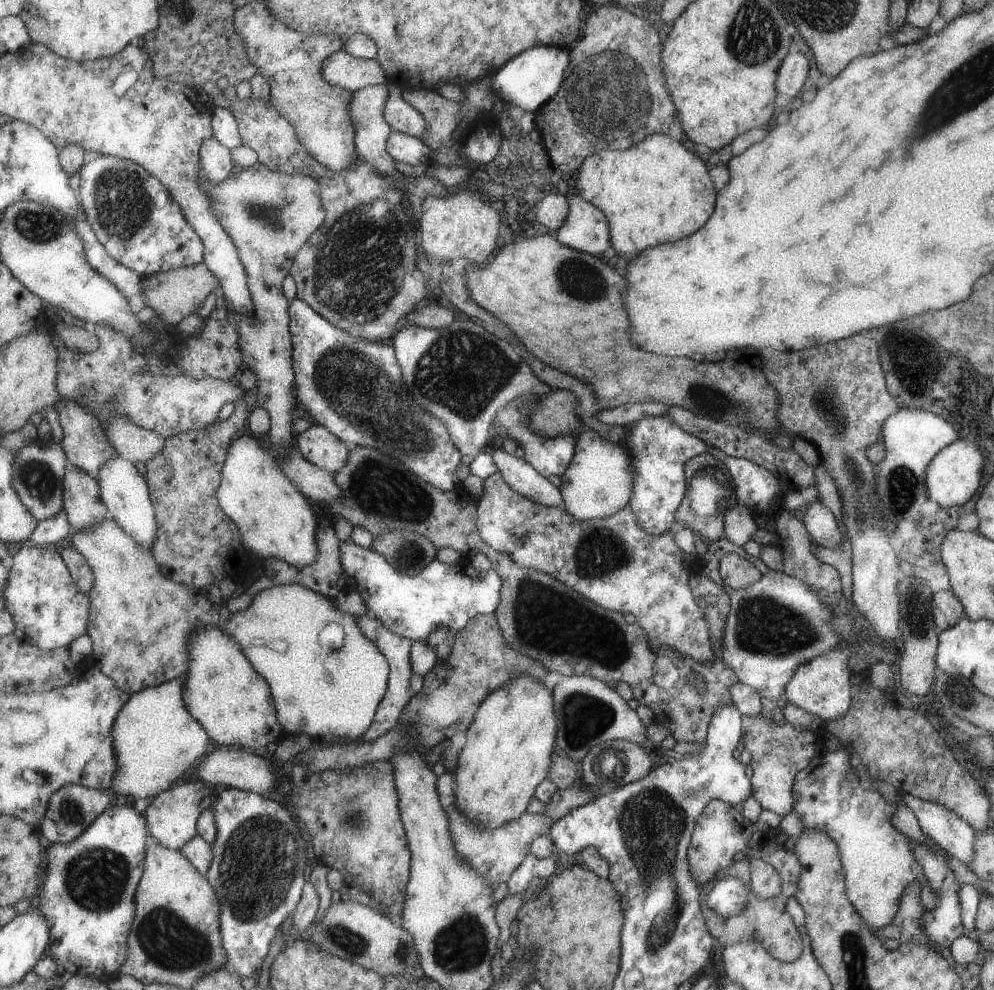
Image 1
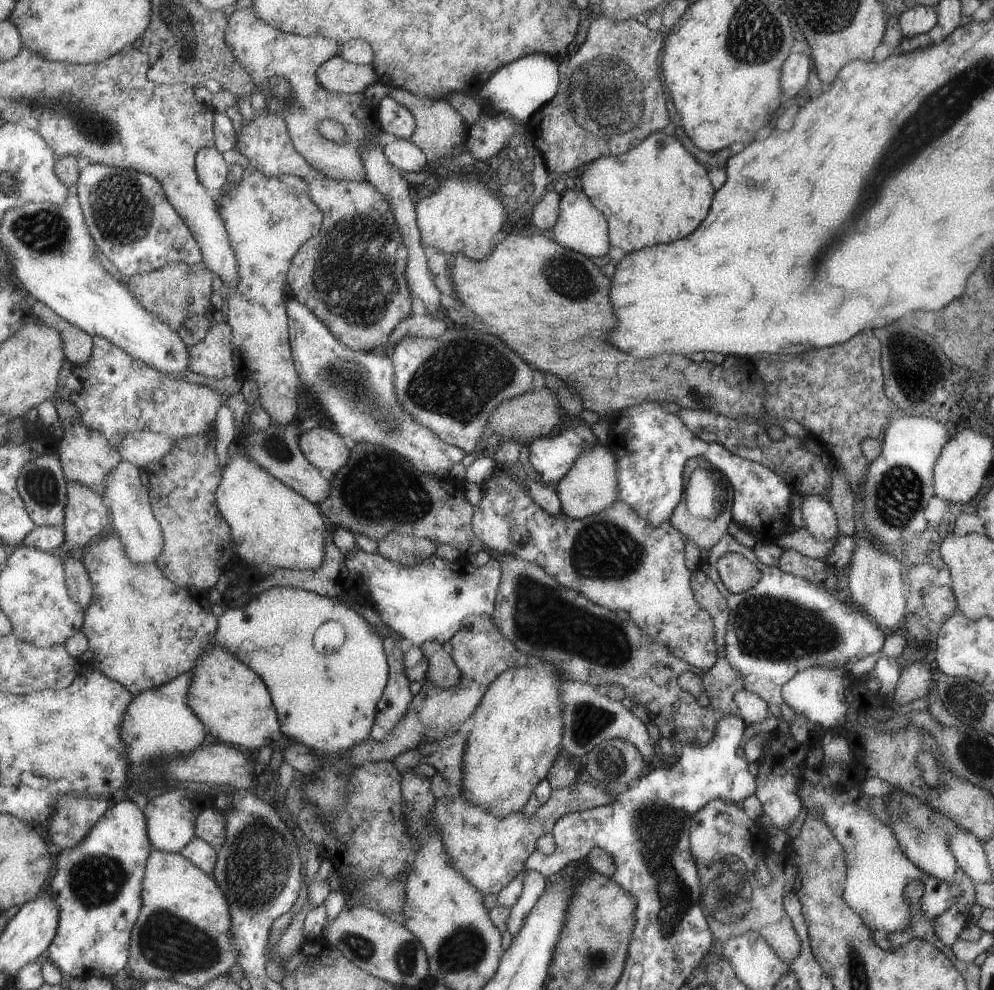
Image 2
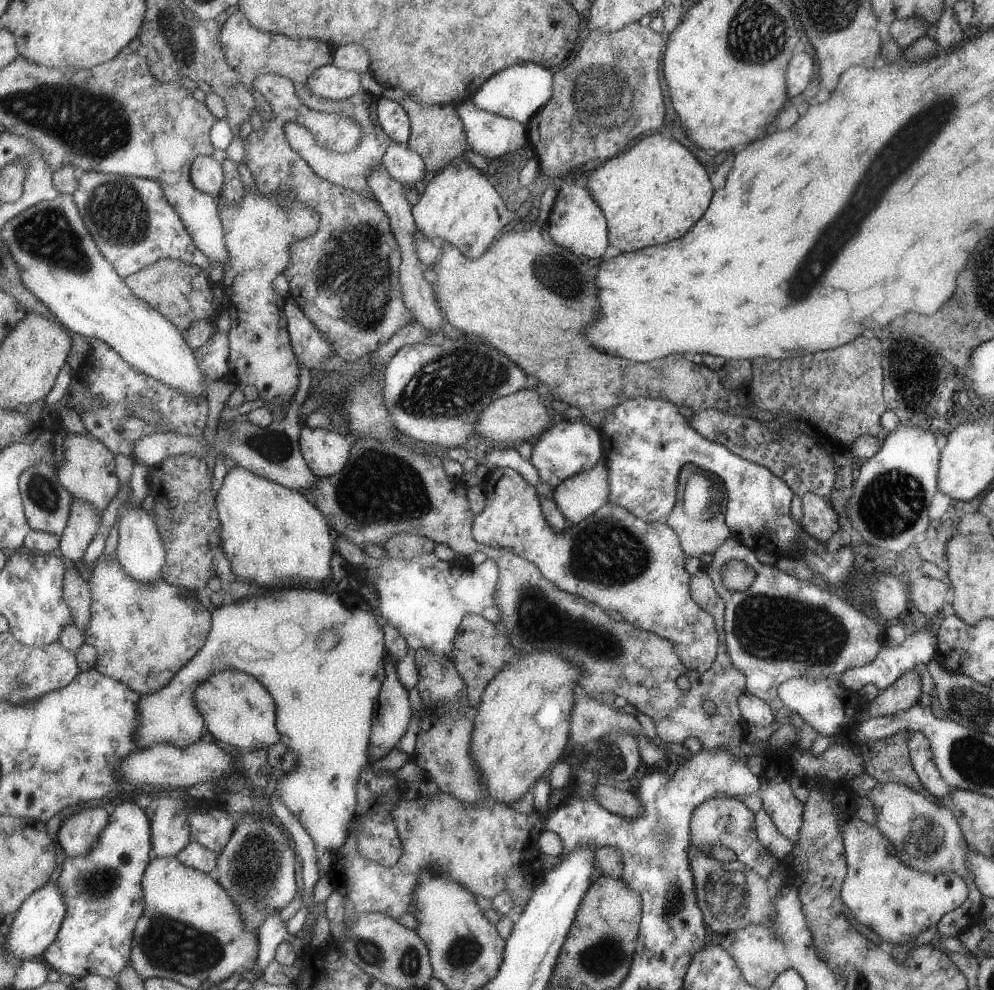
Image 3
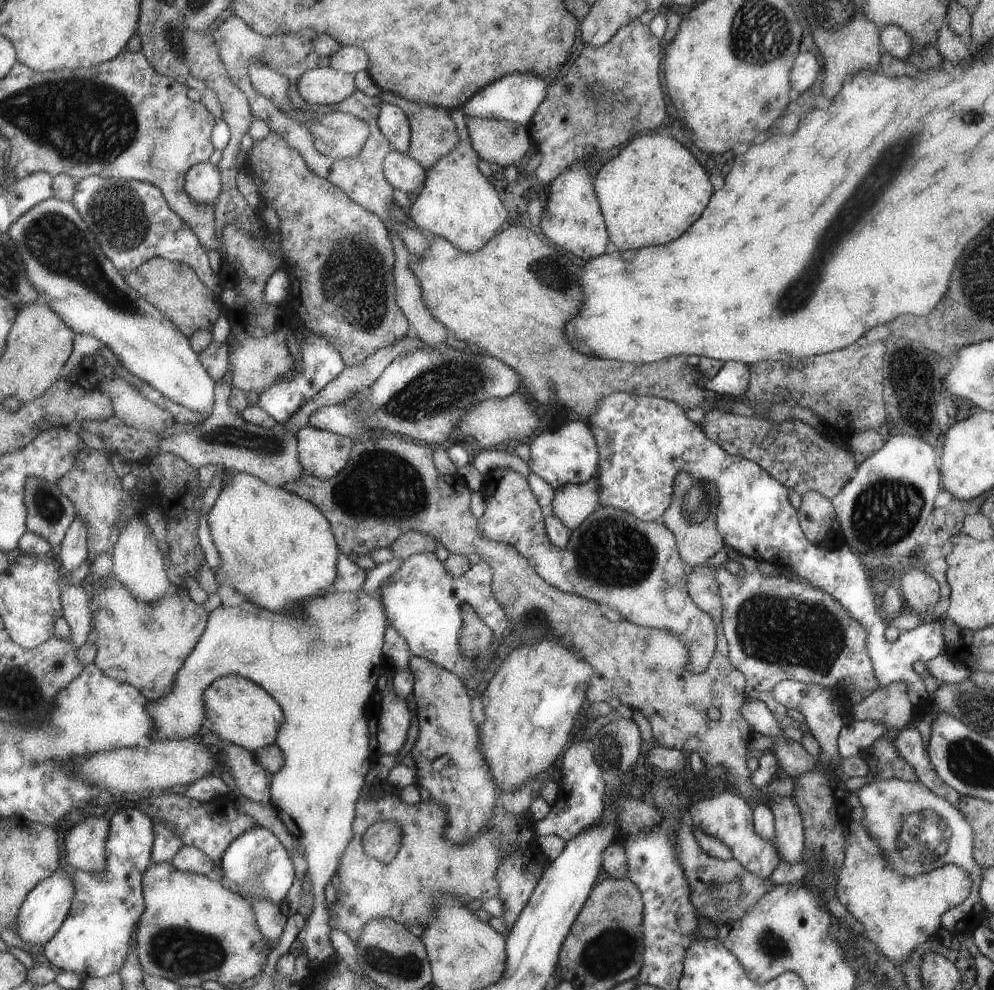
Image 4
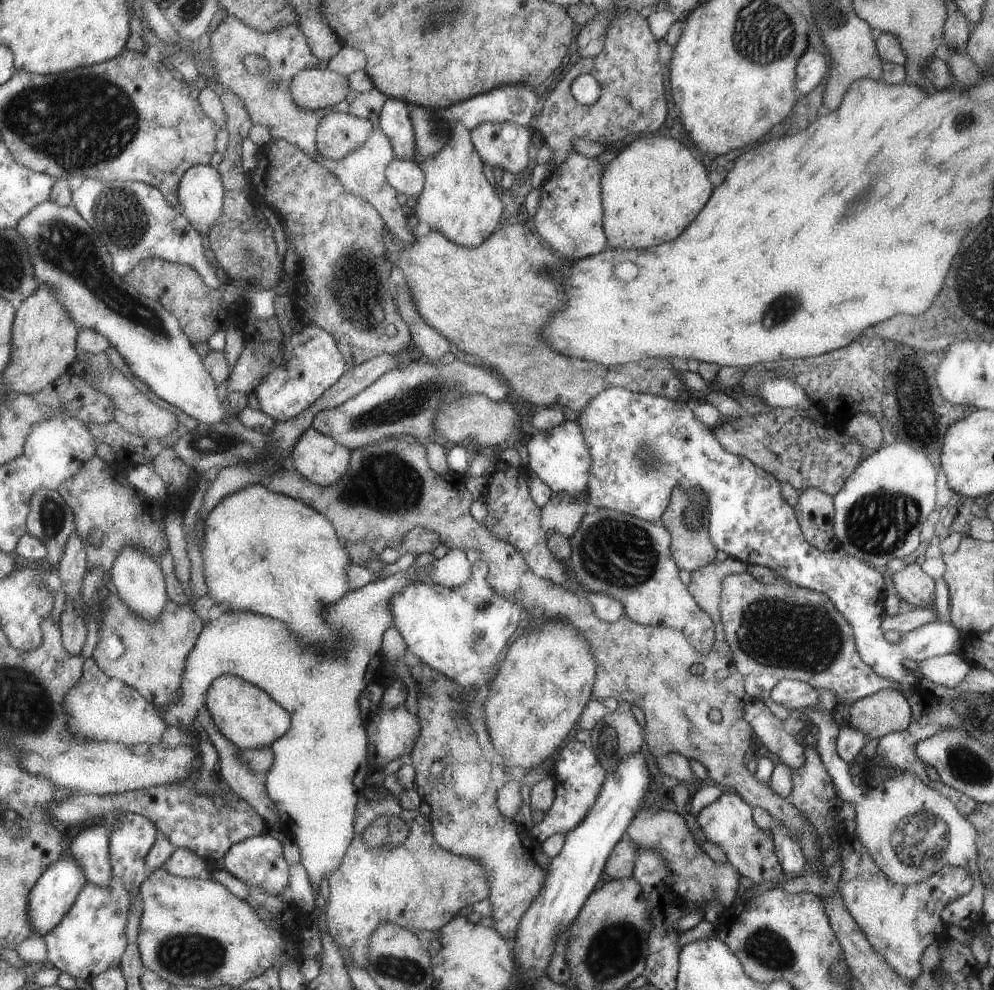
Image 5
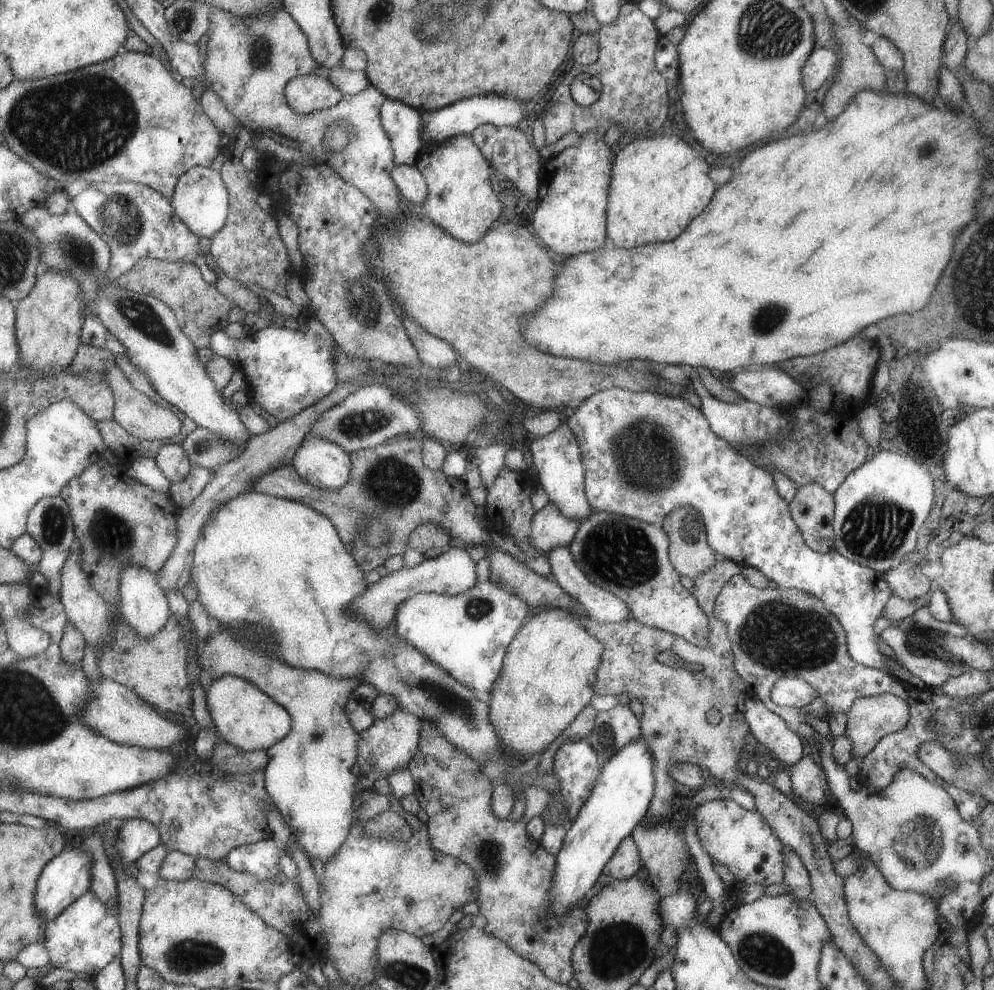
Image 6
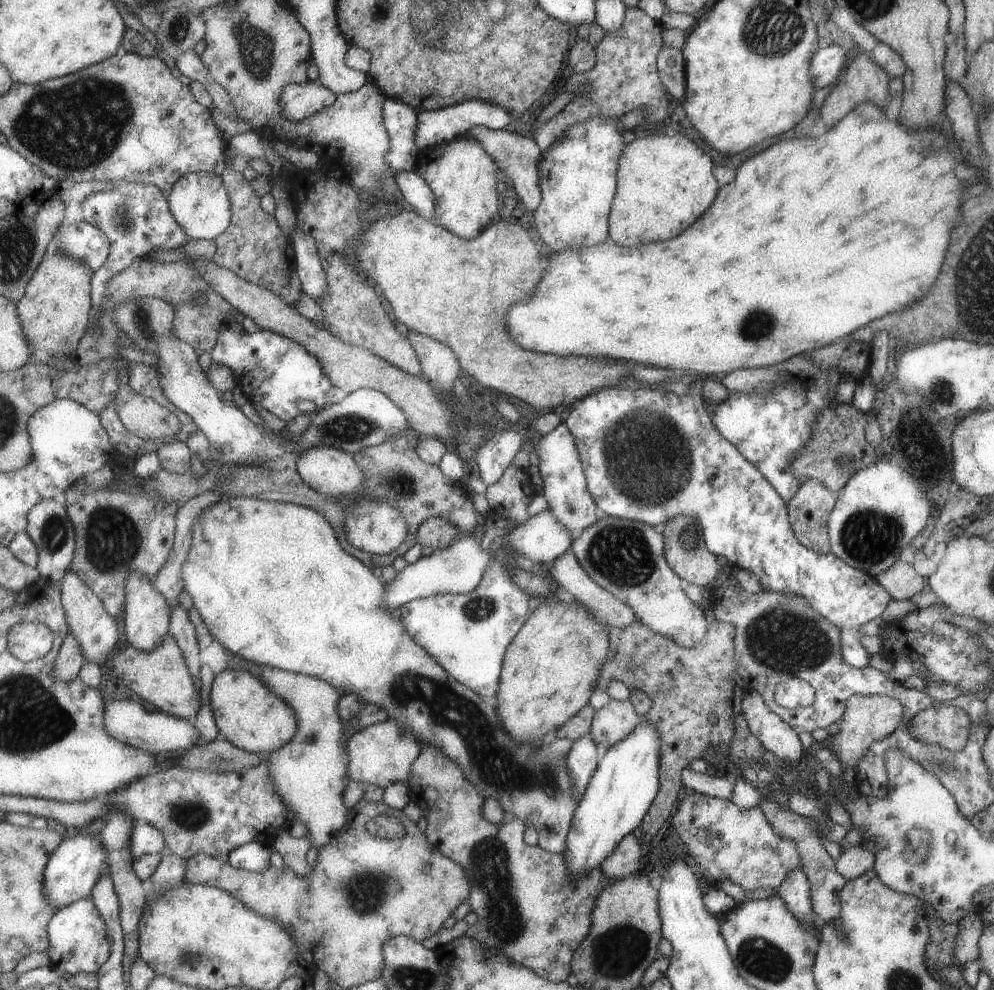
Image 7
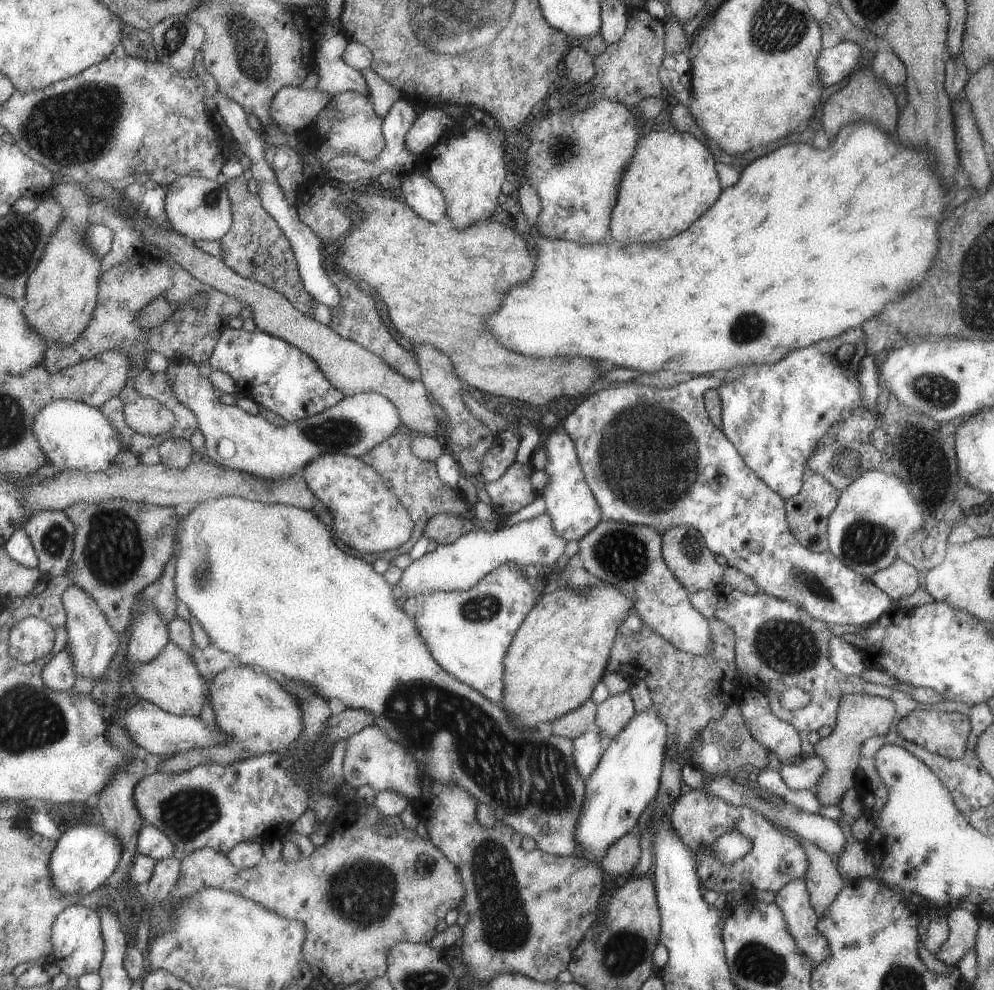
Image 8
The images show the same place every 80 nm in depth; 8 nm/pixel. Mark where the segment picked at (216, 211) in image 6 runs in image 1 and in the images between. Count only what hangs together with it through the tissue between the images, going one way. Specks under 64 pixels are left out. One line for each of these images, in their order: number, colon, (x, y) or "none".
1: (216, 163)
2: (213, 171)
3: (208, 174)
4: (204, 185)
5: (202, 193)

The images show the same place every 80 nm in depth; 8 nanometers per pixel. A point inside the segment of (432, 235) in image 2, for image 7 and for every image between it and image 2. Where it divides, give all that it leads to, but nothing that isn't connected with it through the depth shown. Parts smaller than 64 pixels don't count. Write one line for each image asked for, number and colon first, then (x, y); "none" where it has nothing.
3: (458, 206)
4: (456, 203)
5: (456, 200)
6: (459, 199)
7: (462, 176)

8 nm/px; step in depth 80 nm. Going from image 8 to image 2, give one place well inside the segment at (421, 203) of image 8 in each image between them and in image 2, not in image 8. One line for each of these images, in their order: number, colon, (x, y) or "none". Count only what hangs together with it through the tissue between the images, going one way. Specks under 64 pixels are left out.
2: (404, 156)
3: (403, 164)
4: (401, 171)
5: (406, 177)
6: (408, 180)
7: (415, 190)

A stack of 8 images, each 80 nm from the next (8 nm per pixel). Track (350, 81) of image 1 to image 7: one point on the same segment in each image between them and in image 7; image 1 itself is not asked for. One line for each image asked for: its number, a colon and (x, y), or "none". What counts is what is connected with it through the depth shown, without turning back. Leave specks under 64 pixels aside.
2: (335, 76)
3: (330, 82)
4: (324, 86)
5: (314, 89)
6: (307, 94)
7: (299, 101)

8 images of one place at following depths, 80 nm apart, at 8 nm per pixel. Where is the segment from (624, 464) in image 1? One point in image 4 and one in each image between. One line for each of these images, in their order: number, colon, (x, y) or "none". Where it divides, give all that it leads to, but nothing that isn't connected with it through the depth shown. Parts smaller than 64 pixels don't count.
2: (591, 485)
3: (577, 497)
4: (571, 504)

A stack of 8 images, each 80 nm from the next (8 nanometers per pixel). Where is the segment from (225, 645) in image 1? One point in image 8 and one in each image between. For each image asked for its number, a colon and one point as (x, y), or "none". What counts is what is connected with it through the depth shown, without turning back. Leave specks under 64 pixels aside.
2: (232, 700)
3: (237, 708)
4: (242, 713)
5: (248, 715)
6: (245, 715)
7: (247, 712)
8: (251, 708)

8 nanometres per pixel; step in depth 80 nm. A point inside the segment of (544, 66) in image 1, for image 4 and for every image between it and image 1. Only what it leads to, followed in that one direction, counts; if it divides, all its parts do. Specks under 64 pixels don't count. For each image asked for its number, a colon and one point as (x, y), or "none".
2: (522, 87)
3: (517, 93)
4: (516, 97)

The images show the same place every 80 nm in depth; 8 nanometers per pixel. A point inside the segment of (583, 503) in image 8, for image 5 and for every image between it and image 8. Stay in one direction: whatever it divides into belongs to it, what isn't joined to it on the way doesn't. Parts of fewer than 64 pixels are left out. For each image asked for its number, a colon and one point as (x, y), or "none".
5: (559, 457)
6: (557, 467)
7: (563, 484)

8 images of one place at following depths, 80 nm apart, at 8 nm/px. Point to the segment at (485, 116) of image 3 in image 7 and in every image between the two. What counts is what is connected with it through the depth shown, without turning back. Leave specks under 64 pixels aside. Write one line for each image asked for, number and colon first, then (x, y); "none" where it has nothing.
4: (503, 142)
5: (505, 145)
6: (507, 149)
7: (517, 156)

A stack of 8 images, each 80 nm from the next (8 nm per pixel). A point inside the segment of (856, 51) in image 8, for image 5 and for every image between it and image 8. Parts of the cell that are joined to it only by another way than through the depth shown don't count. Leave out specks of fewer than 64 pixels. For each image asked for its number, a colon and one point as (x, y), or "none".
5: (813, 66)
6: (822, 62)
7: (826, 66)

